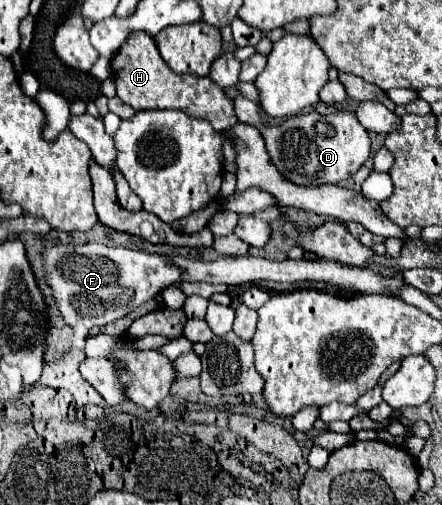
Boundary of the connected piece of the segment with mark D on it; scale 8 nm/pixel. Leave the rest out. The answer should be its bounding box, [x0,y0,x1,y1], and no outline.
[235,95,371,185]

